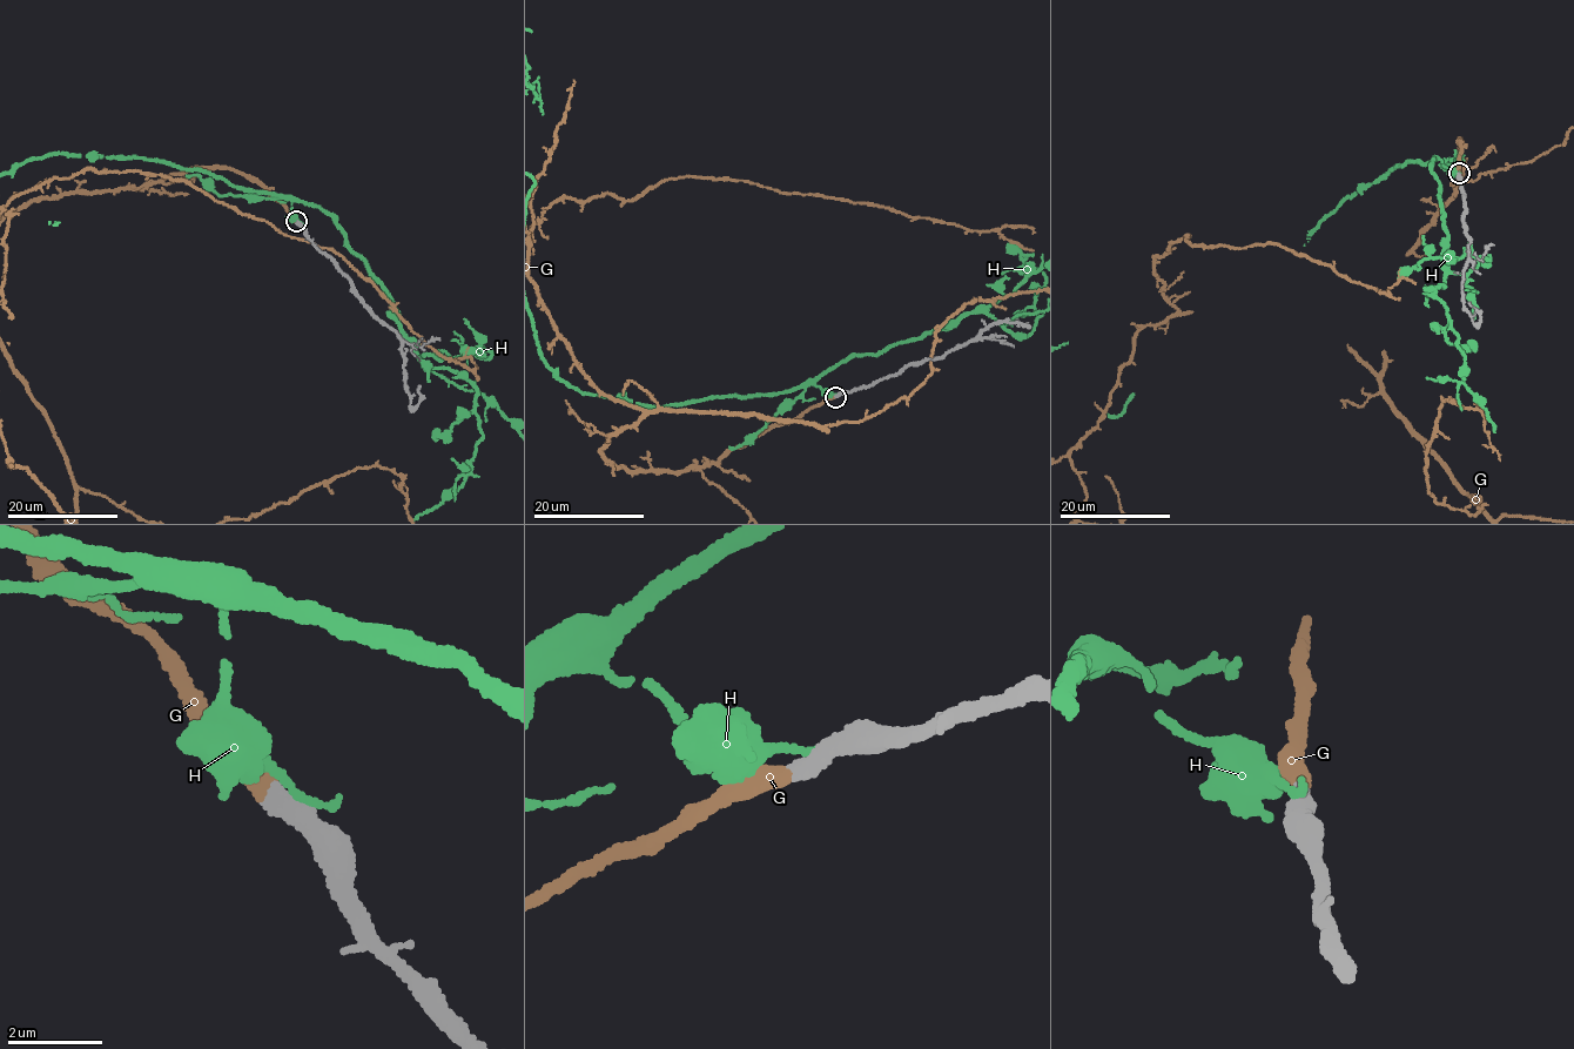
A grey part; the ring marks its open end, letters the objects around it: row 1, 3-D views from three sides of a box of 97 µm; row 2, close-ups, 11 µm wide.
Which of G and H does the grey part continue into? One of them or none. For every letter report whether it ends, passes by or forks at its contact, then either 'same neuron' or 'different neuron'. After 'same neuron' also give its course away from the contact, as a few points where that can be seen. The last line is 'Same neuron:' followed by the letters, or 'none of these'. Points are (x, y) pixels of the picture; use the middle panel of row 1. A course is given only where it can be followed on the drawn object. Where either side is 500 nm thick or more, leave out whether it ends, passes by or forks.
G: it ends | same neuron
H: different neuron
Same neuron: G

